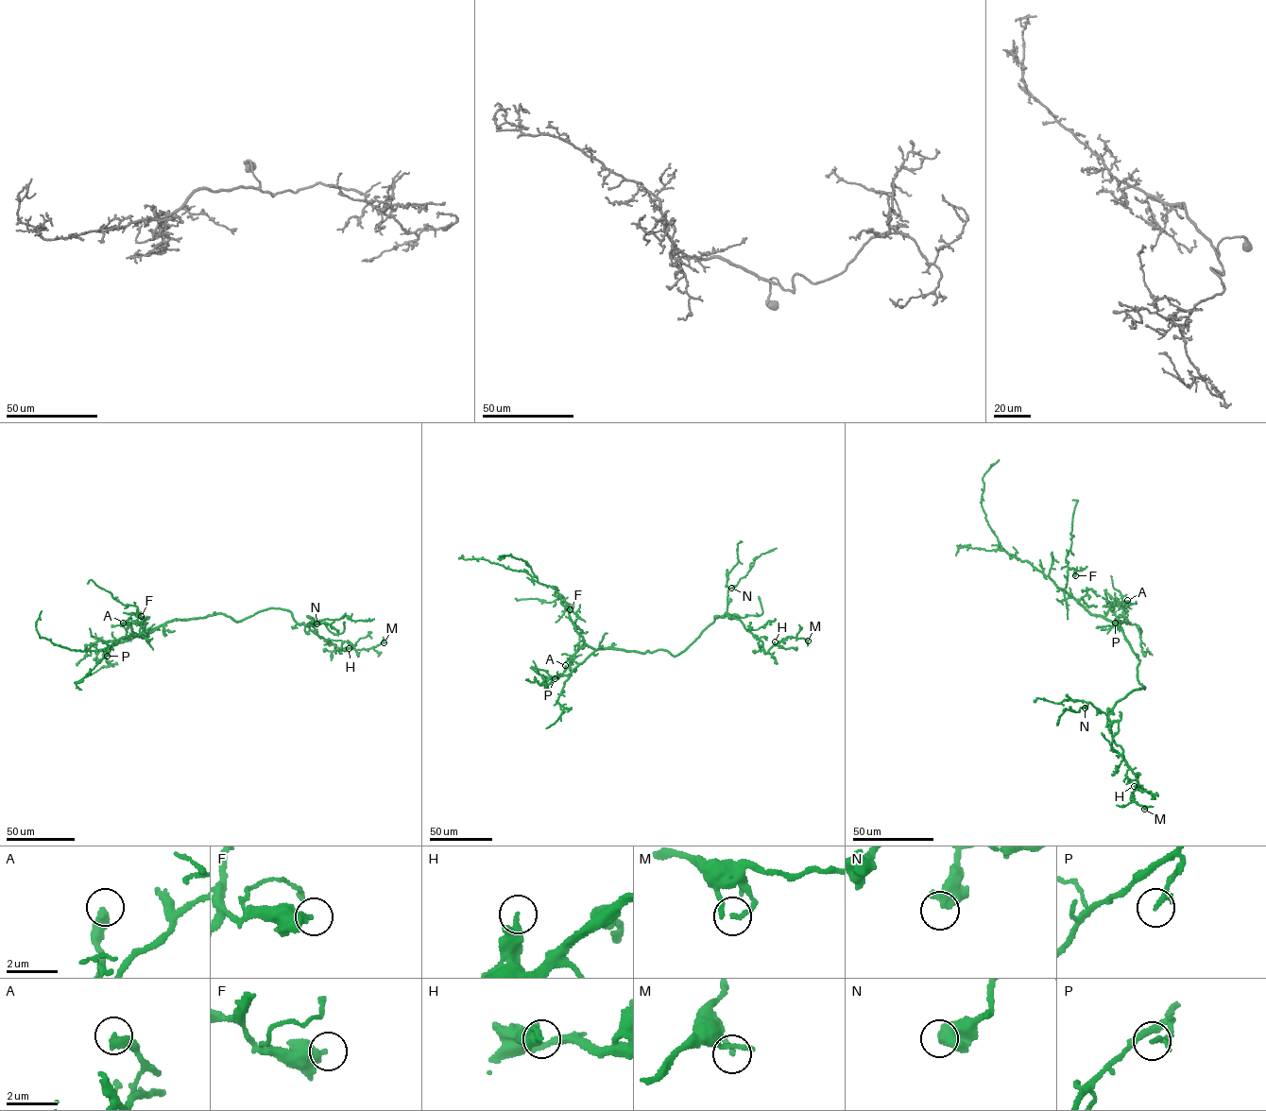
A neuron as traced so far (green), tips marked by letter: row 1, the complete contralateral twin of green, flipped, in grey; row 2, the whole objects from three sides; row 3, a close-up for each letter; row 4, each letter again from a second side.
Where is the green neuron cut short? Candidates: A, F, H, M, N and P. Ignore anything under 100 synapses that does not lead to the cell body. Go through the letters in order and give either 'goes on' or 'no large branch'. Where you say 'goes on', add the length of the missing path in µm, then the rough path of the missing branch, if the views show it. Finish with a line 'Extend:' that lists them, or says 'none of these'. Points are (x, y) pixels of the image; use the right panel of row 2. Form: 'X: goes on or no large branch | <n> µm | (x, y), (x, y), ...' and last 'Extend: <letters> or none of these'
A: no large branch
F: no large branch
H: no large branch
M: no large branch
N: no large branch
P: no large branch
Extend: none of these

